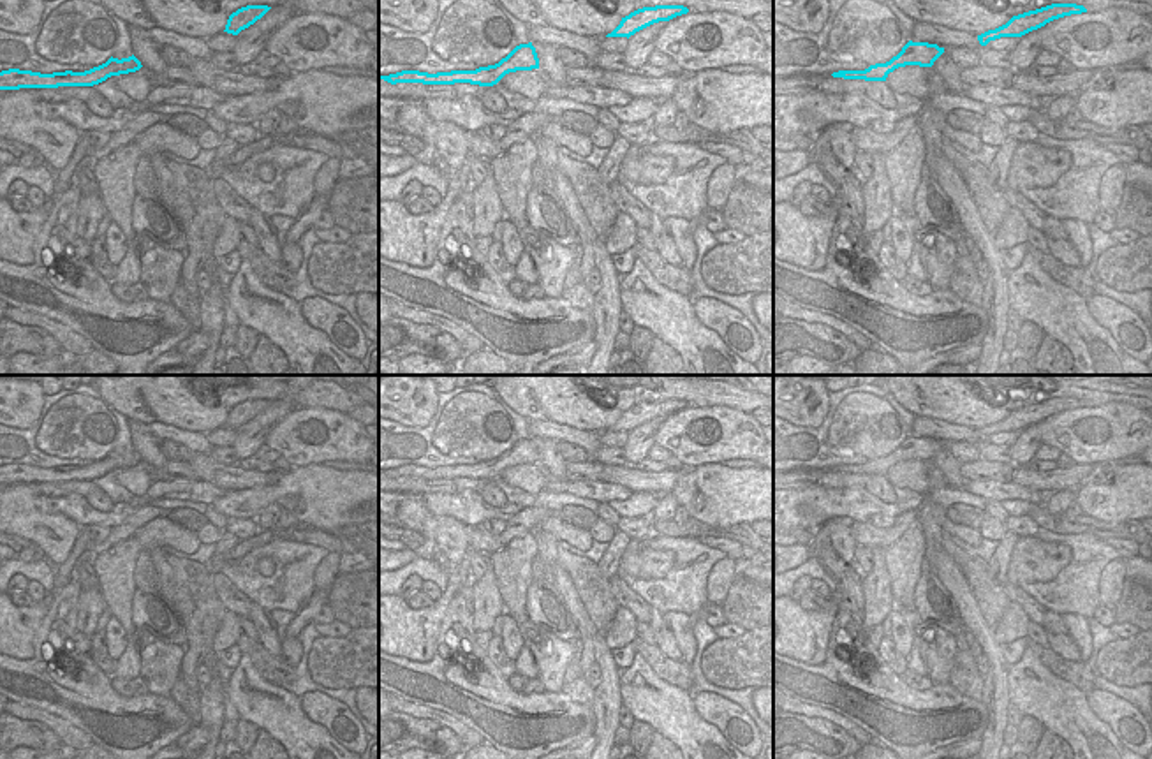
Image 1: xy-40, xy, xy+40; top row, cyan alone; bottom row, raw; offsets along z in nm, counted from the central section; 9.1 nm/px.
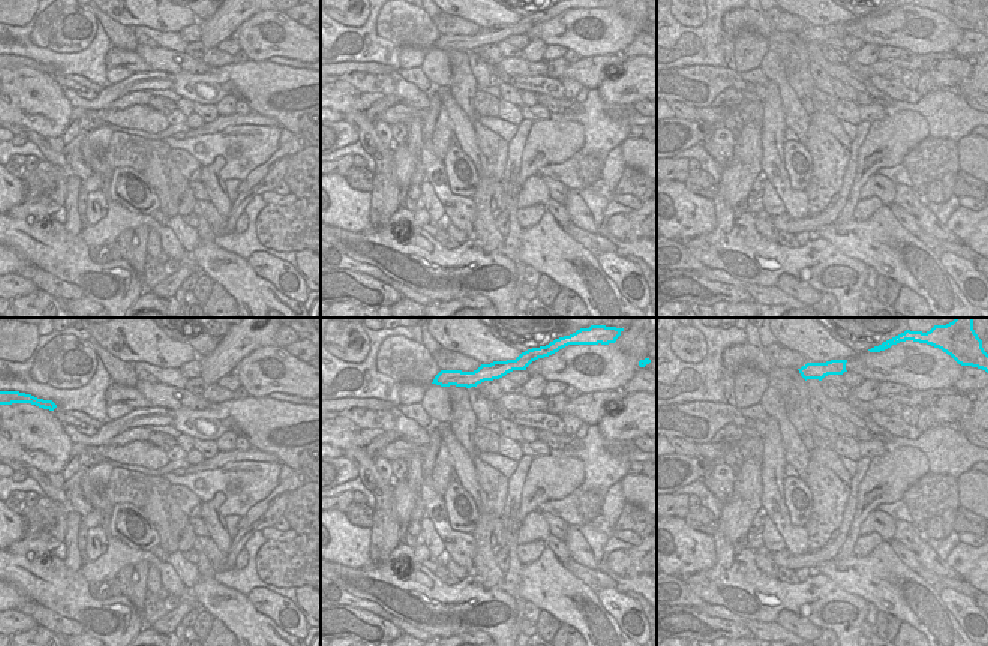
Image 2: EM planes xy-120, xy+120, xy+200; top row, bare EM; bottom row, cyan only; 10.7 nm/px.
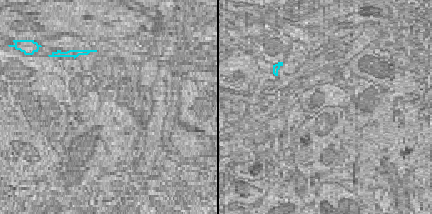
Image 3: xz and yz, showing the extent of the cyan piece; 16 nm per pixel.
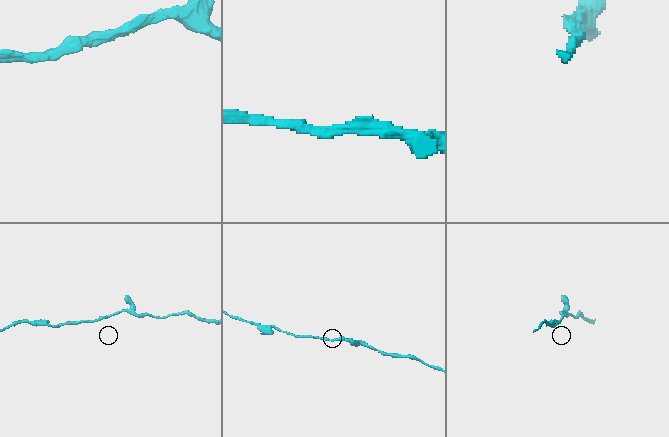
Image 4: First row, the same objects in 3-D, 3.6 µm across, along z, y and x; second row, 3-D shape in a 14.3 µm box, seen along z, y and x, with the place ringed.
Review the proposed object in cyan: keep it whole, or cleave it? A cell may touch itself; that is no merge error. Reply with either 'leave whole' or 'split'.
leave whole

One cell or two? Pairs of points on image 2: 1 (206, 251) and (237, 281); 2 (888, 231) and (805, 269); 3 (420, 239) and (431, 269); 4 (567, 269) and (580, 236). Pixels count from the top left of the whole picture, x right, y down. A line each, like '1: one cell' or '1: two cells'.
1: one cell
2: two cells
3: one cell
4: two cells

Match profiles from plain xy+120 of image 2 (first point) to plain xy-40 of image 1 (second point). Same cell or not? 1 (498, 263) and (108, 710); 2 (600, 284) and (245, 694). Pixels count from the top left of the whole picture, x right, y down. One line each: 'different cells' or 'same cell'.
1: same cell
2: same cell

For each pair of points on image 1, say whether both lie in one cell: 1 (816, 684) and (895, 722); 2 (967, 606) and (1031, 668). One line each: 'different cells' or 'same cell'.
1: same cell
2: different cells

